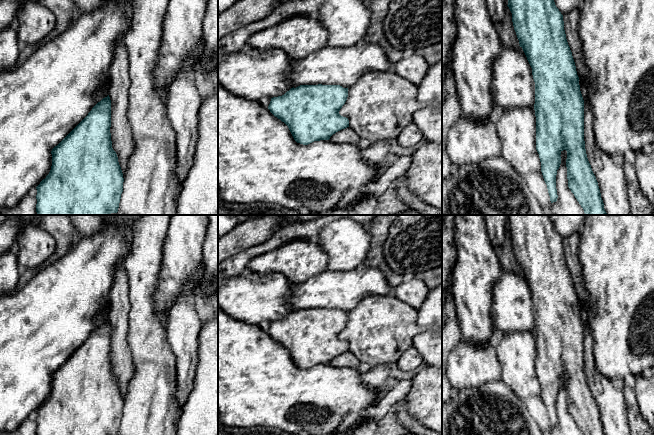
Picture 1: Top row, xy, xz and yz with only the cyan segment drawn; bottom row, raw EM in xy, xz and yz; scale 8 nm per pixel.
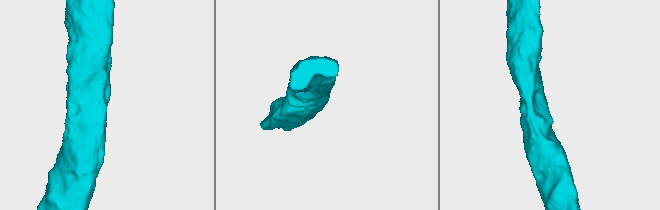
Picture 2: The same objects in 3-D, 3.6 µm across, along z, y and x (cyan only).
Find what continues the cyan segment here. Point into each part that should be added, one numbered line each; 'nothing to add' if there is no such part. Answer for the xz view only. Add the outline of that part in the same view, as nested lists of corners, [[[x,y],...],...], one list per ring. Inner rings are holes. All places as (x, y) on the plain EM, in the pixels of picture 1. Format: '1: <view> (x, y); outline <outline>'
1: xz (345, 360); outline [[[349,351],[342,353],[330,361],[330,365],[338,368],[357,369],[361,362]]]

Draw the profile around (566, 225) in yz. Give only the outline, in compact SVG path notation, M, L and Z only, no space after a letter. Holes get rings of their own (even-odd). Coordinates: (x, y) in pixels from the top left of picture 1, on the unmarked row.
M549 215L562 239L581 233L586 215Z

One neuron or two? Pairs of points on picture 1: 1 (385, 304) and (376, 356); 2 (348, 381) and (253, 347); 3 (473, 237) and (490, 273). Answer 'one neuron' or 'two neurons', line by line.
1: one neuron
2: one neuron
3: one neuron

